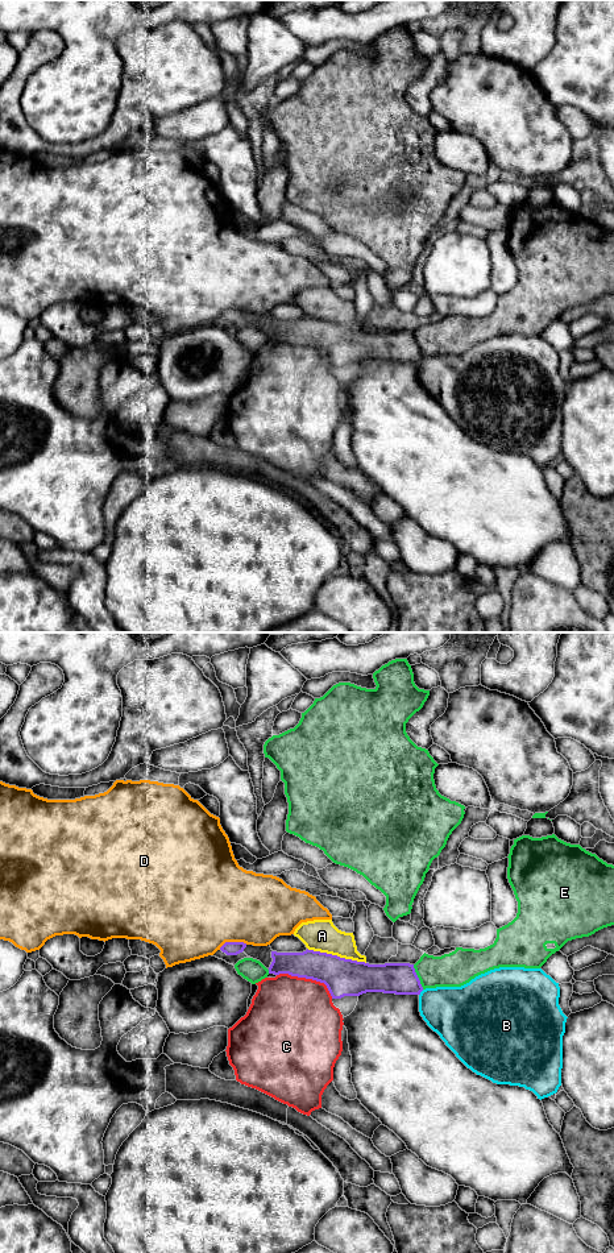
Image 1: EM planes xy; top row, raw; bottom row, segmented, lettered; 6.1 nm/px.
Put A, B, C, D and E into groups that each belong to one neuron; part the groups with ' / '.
A / B / C / D / E

